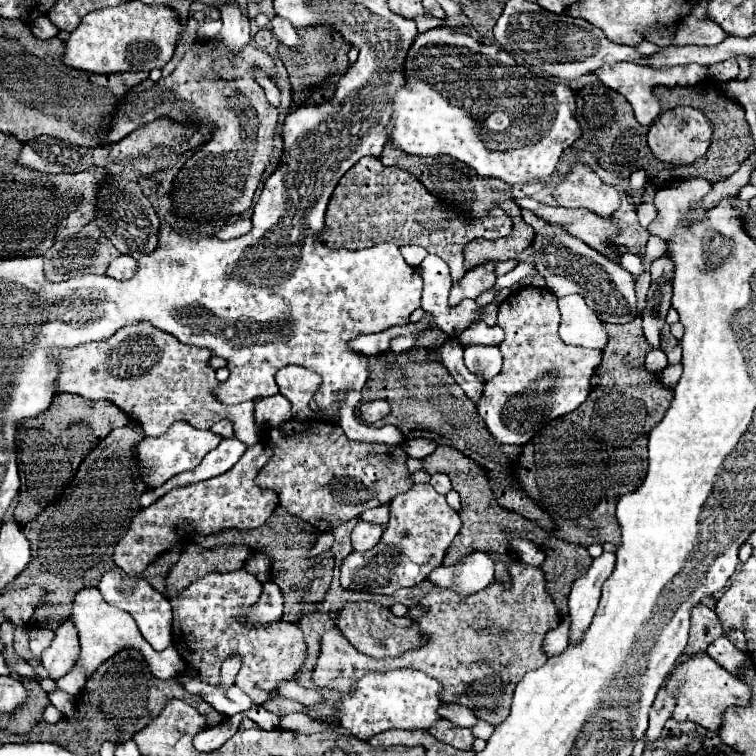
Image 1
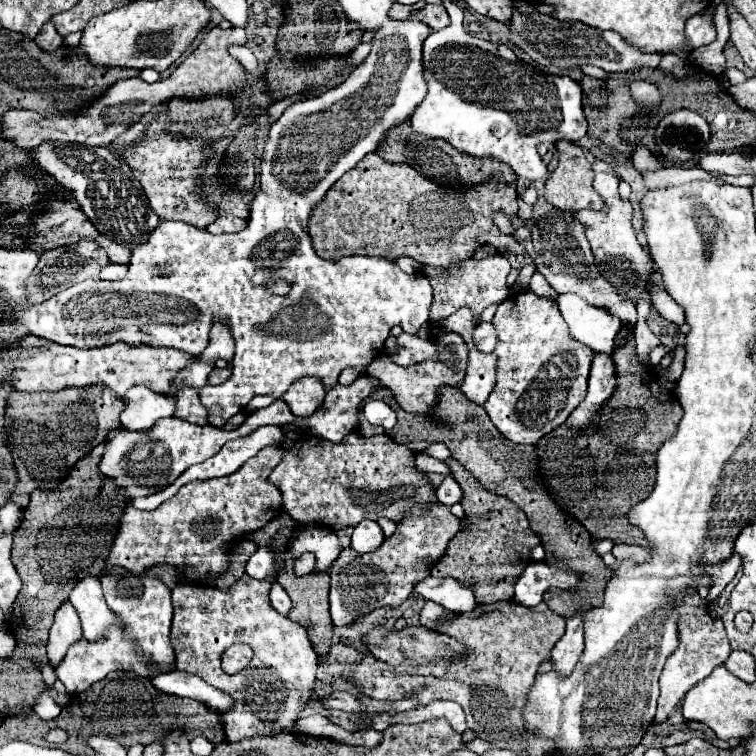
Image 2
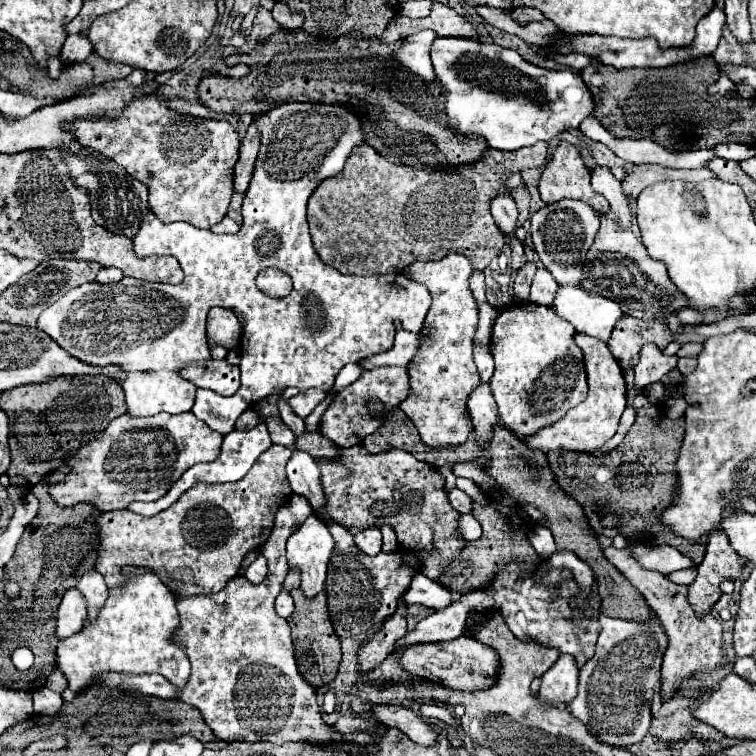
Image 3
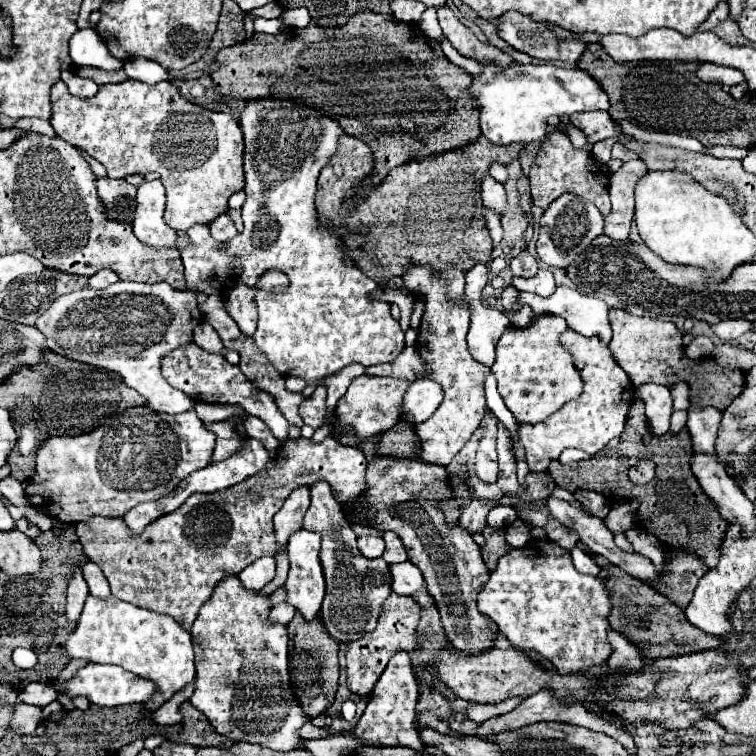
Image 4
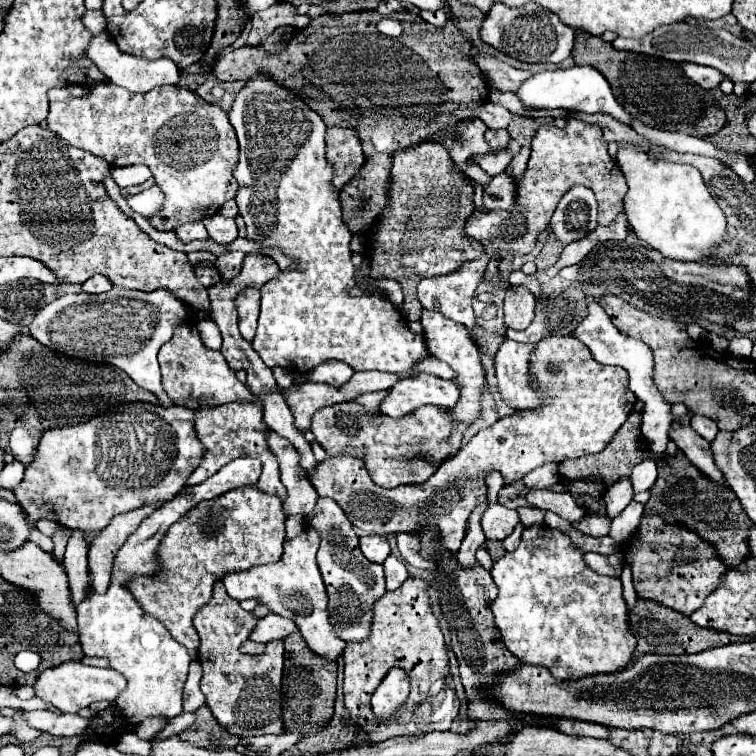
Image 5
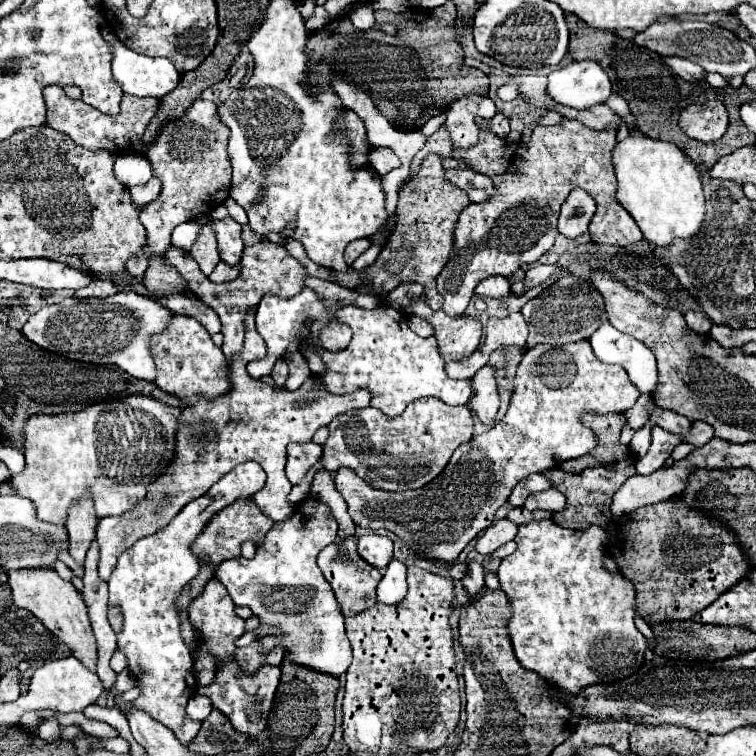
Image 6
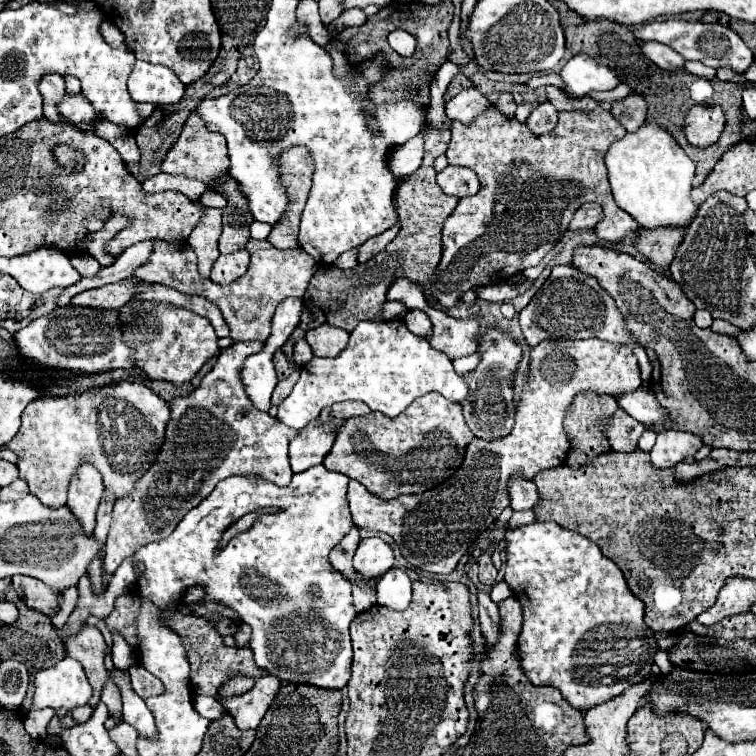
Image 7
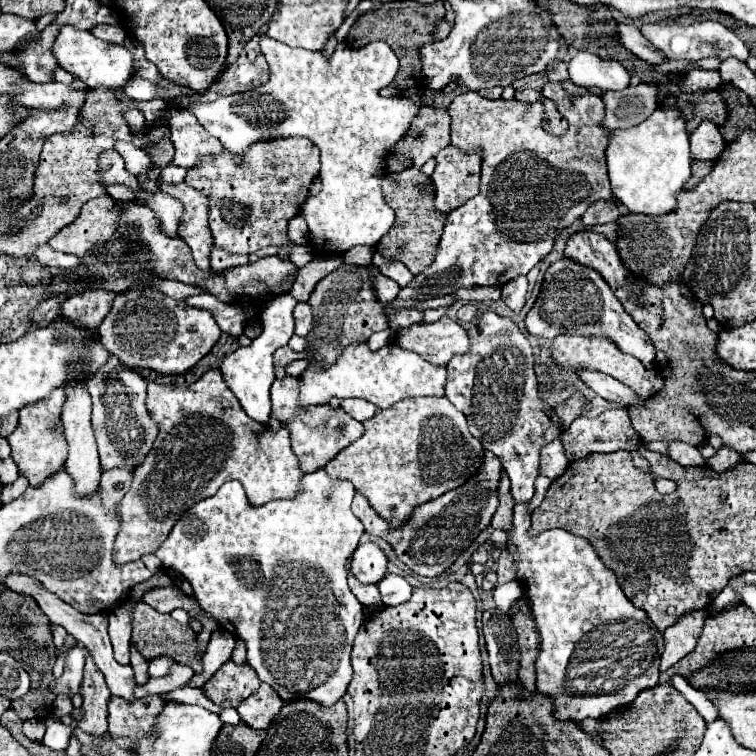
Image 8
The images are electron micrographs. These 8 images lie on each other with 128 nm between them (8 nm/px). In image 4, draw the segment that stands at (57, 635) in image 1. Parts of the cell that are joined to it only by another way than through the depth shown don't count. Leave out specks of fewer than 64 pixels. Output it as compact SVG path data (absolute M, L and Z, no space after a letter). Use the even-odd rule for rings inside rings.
M74 568L72 578L68 582L68 604L66 604L66 616L70 622L78 622L78 616L84 608L84 600L88 596L86 580L82 578L82 568Z

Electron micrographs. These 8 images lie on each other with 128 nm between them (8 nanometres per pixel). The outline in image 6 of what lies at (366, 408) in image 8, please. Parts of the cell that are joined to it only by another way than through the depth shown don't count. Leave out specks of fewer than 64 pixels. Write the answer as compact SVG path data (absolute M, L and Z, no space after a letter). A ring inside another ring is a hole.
M254 312L246 314L246 340L238 356L226 362L230 392L218 396L214 400L198 400L198 404L190 404L182 408L182 416L178 418L180 426L176 432L176 452L166 468L156 480L150 482L146 496L128 512L120 516L106 516L98 522L96 540L100 544L100 578L108 580L112 570L116 568L118 556L134 546L140 538L156 534L164 530L170 520L192 500L204 496L212 484L216 484L224 474L228 474L236 464L254 460L268 474L268 484L253 496L257 506L266 512L268 518L282 522L286 520L294 506L288 502L290 480L286 478L286 446L290 442L308 442L320 426L330 424L336 416L346 414L354 408L366 408L370 402L368 392L350 392L346 396L330 396L324 394L314 400L306 408L294 408L294 400L306 396L314 390L312 382L304 382L296 392L286 392L278 386L264 384L254 380L246 372L246 364L250 360L258 360L266 354L266 344L262 336L254 328Z

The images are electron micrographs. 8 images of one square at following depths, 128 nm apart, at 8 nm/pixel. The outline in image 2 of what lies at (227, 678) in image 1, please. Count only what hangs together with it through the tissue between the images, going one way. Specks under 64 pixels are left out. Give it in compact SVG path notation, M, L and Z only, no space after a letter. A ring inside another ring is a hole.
M234 646L234 648L228 648L222 656L222 670L226 674L236 674L240 672L242 668L246 668L248 660L252 656L252 650L246 648L246 646Z

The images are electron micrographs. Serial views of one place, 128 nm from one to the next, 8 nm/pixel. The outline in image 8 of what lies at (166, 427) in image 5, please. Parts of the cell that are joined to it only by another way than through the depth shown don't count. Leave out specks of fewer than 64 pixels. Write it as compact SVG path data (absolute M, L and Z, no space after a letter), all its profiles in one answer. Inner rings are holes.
M110 356L110 360L88 378L86 388L94 402L92 426L96 432L102 470L112 470L122 464L134 470L134 466L138 466L144 460L158 434L158 426L150 420L150 414L146 412L144 378L136 370L124 366L116 356ZM60 387L50 392L46 398L32 402L22 408L18 428L8 436L12 458L18 464L18 472L30 480L30 486L42 484L42 480L50 478L58 468L66 462L66 438L62 432L60 412L66 400L66 388Z

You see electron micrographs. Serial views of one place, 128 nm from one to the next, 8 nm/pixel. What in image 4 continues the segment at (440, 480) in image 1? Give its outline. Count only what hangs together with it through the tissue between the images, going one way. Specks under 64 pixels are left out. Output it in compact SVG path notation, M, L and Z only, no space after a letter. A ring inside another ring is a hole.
M474 498L464 510L462 510L462 516L460 516L460 524L462 528L468 532L468 534L478 534L484 530L486 526L486 514L498 506L496 500L478 500Z

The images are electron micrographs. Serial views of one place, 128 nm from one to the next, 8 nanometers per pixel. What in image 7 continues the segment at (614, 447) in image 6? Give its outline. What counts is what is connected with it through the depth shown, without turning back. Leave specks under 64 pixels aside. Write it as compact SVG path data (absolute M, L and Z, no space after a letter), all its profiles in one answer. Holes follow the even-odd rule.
M590 390L576 394L576 398L572 400L572 404L568 406L566 416L564 416L564 430L572 442L568 460L566 460L568 466L582 466L586 460L592 460L594 456L598 456L600 452L606 452L610 448L606 444L606 438L604 438L600 426L606 420L606 416L612 416L616 410L618 410L618 404L608 394L598 394L598 392L590 392Z

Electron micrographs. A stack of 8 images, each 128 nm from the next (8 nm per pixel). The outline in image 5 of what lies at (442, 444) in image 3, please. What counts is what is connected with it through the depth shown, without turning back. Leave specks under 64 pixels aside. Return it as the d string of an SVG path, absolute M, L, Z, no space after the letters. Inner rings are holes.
M422 310L422 326L424 326L424 338L426 338L426 346L430 350L430 354L438 360L444 360L448 362L456 372L458 372L458 378L454 380L460 388L462 388L462 398L458 400L458 404L450 410L452 416L454 416L454 422L456 422L456 432L454 436L450 436L448 444L452 444L452 454L462 446L462 436L464 436L464 430L478 418L480 414L480 396L482 396L482 388L484 388L484 368L482 368L482 362L480 362L480 354L478 354L478 348L470 336L470 332L466 330L466 326L454 322L454 320L448 320L446 316L442 316L440 312L436 310Z

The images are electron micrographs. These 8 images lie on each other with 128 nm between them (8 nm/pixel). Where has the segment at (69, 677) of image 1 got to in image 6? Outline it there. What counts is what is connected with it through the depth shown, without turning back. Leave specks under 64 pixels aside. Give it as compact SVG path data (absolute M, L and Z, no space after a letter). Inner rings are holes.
M238 464L238 468L222 476L206 496L186 504L186 508L182 508L182 512L172 520L172 524L168 524L168 528L128 548L120 556L116 570L108 580L108 604L122 606L124 614L124 628L118 634L118 650L126 654L128 670L138 678L142 686L142 694L134 700L134 706L146 710L154 720L170 728L184 746L188 746L196 738L202 726L196 720L186 720L186 704L198 686L192 678L194 660L188 646L184 644L180 633L180 618L174 605L186 582L196 578L200 572L198 556L190 550L190 546L222 508L230 506L236 500L252 498L264 486L266 472L260 468L260 464Z

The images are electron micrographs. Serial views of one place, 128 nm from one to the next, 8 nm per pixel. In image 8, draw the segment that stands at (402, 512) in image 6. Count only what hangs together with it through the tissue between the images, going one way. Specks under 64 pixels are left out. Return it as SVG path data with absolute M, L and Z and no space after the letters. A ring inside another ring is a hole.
M562 334L562 336L558 336L554 340L552 356L566 370L576 370L578 366L586 366L586 368L594 368L598 372L604 372L604 374L616 378L618 382L622 382L624 386L632 388L642 398L654 396L656 392L660 392L660 388L664 384L662 378L658 378L654 372L646 370L638 358L634 358L630 354L624 354L620 348L616 348L614 342L610 342L608 338L602 338L602 336L570 336L570 334ZM554 440L550 444L546 444L546 448L542 448L542 456L540 456L540 474L548 476L548 478L556 478L562 476L562 472L566 472L568 468L568 458L564 456L562 444L560 440ZM486 452L484 464L474 478L470 478L464 486L446 492L438 500L430 500L430 504L418 508L418 512L414 512L414 516L410 518L410 524L404 524L402 528L390 528L374 512L374 508L366 504L366 498L358 494L354 496L352 512L364 524L364 532L384 538L394 548L398 560L404 562L414 574L434 578L440 576L446 568L450 568L456 562L456 558L476 540L476 536L490 526L492 516L498 508L496 488L500 472L502 472L500 460L496 456L490 456L490 452Z

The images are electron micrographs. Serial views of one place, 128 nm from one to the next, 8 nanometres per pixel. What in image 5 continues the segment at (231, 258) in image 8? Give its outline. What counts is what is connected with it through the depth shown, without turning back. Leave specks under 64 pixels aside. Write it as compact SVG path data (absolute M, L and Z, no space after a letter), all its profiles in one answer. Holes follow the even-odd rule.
M206 266L206 268L196 268L196 278L208 288L208 286L212 286L212 284L216 284L216 282L220 282L222 280L222 276L220 276L220 272L214 268L214 266Z

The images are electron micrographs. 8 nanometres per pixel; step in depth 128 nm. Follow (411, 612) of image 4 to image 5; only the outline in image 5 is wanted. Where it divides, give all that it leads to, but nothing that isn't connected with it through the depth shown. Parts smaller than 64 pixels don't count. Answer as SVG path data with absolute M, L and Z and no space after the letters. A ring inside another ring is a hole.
M410 576L398 592L386 592L372 606L372 632L362 642L350 642L344 652L344 706L354 722L354 726L364 732L368 744L378 744L388 738L402 734L426 734L430 730L450 730L450 724L458 716L460 700L456 690L444 696L448 690L446 680L450 678L448 650L444 644L444 634L430 608L428 596L430 584L420 576ZM392 668L402 668L410 678L410 706L402 708L402 722L388 722L388 728L376 722L370 708L370 696L384 680Z

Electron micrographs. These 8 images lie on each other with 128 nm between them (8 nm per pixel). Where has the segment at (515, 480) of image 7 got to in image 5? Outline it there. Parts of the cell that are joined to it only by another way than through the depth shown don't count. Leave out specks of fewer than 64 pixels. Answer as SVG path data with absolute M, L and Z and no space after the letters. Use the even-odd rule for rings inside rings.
M530 490L526 494L526 500L528 500L530 506L542 508L542 510L550 510L550 512L558 514L560 518L568 520L568 522L578 522L578 520L582 520L586 516L568 492Z

